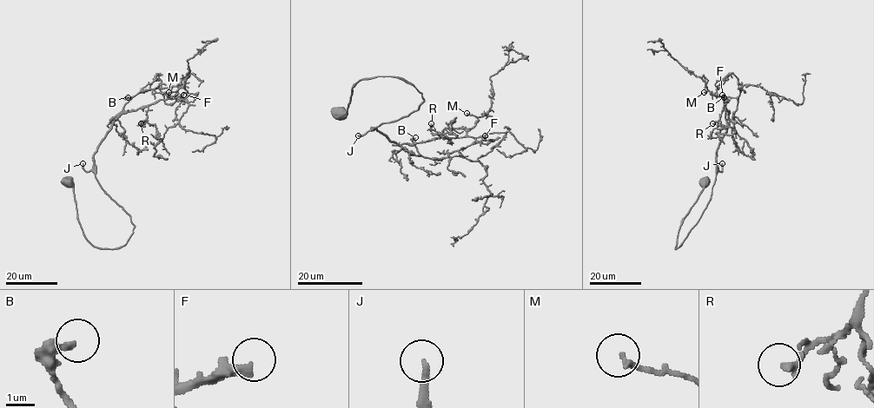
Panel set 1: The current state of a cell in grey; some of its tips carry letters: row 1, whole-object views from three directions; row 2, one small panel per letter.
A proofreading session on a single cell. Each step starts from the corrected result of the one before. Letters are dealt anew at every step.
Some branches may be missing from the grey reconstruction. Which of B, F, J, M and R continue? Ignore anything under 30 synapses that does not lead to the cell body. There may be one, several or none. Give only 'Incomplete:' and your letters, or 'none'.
Incomplete: F, J

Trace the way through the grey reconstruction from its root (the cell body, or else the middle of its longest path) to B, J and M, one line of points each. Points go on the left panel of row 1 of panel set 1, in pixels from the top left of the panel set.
B: (68, 183), (84, 237), (102, 248), (123, 246), (135, 226), (100, 185), (93, 154), (128, 97)
J: (68, 183), (84, 237), (102, 248), (123, 246), (135, 226), (130, 216), (82, 163)
M: (68, 183), (84, 237), (123, 246), (135, 226), (100, 185), (93, 154), (118, 116), (177, 90), (168, 92)

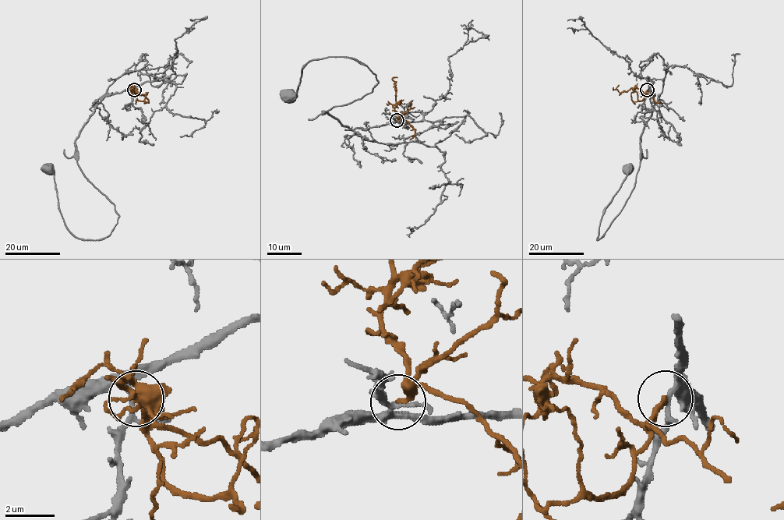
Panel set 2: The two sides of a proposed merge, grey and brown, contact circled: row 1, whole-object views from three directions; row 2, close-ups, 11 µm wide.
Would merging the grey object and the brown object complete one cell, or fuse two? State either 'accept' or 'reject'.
reject

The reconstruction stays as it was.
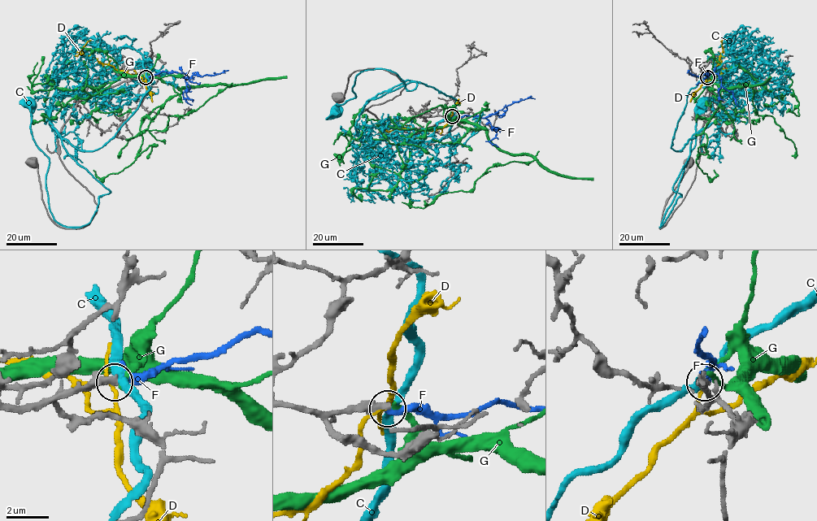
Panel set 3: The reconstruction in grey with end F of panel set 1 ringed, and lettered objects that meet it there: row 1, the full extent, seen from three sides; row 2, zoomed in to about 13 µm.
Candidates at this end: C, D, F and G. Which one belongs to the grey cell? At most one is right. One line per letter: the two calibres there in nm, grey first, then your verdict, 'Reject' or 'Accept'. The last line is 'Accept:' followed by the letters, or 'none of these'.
C: Thickness 380 nm (grey) against 320 nm. Reject
D: Thickness 440 nm (grey) against 140 nm. Reject
F: Thickness 420 nm (grey) against 320 nm. Accept
G: Thickness 340 nm (grey) against 240 nm. Reject
Accept: F

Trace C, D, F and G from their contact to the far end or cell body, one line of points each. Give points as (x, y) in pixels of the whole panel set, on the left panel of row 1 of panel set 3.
C: (145, 77), (138, 109), (101, 147), (62, 141), (110, 191), (78, 227), (50, 211), (29, 105)
D: (145, 77), (142, 80), (141, 77), (80, 54), (81, 48), (90, 40)
F: (145, 77), (161, 71), (176, 72), (189, 78), (193, 75), (215, 75), (228, 70)
G: (145, 77), (149, 74), (180, 89), (228, 86), (196, 110), (170, 115), (162, 131), (141, 131), (117, 155)

